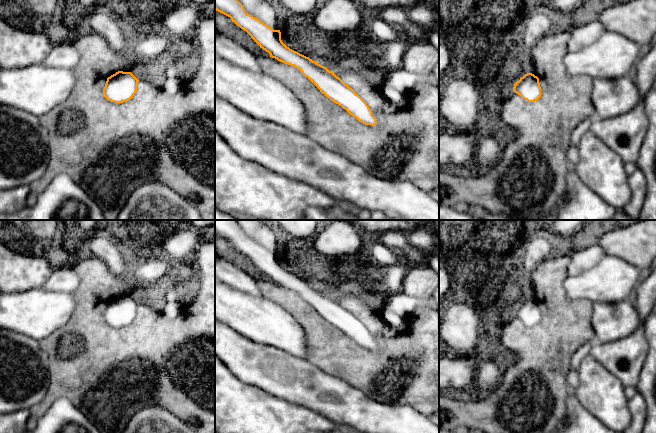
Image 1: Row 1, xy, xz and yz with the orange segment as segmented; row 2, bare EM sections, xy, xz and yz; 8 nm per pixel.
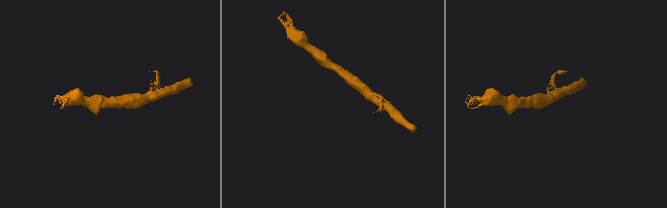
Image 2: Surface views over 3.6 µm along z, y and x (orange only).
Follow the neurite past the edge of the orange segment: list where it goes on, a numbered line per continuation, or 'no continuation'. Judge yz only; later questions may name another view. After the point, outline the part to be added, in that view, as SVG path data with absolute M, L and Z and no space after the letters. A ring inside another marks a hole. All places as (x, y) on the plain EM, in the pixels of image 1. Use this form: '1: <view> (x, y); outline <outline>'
no continuation

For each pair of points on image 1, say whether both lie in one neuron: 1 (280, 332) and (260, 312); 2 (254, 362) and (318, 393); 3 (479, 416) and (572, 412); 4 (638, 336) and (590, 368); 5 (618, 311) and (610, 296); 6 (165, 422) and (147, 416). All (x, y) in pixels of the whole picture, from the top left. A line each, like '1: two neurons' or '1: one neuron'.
1: one neuron
2: one neuron
3: two neurons
4: two neurons
5: two neurons
6: one neuron

